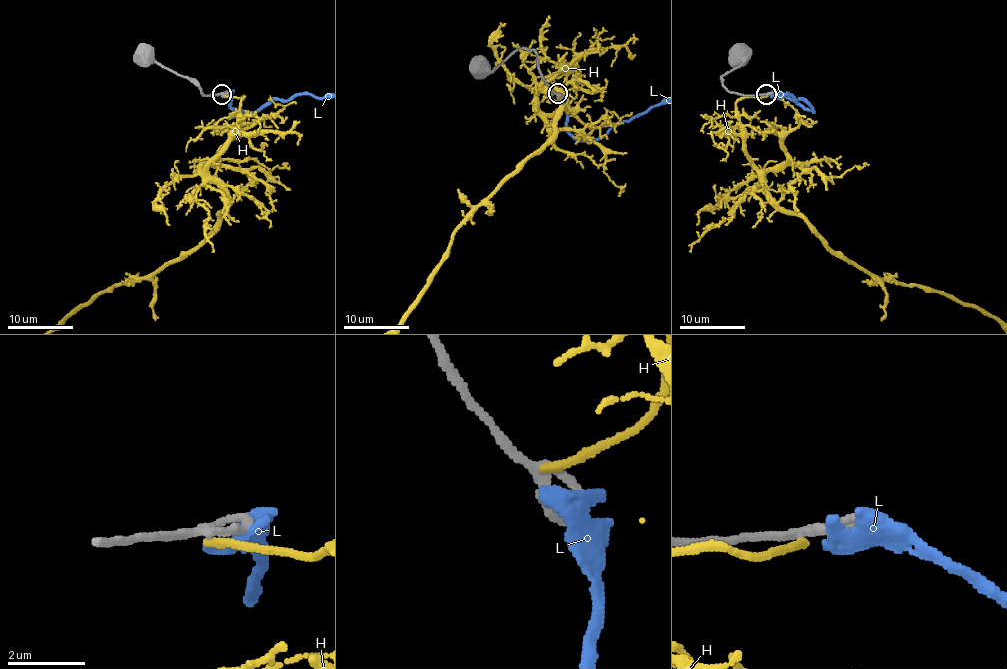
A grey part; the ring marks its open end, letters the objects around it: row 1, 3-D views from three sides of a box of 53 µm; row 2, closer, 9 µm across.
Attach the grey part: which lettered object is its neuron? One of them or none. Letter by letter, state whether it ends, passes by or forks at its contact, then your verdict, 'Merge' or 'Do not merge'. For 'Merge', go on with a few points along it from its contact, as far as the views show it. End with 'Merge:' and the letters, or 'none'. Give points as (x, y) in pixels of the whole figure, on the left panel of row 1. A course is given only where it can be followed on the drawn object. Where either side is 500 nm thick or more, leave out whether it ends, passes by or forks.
H: It ends there. Do not merge
L: It passes by. Do not merge
Merge: none

